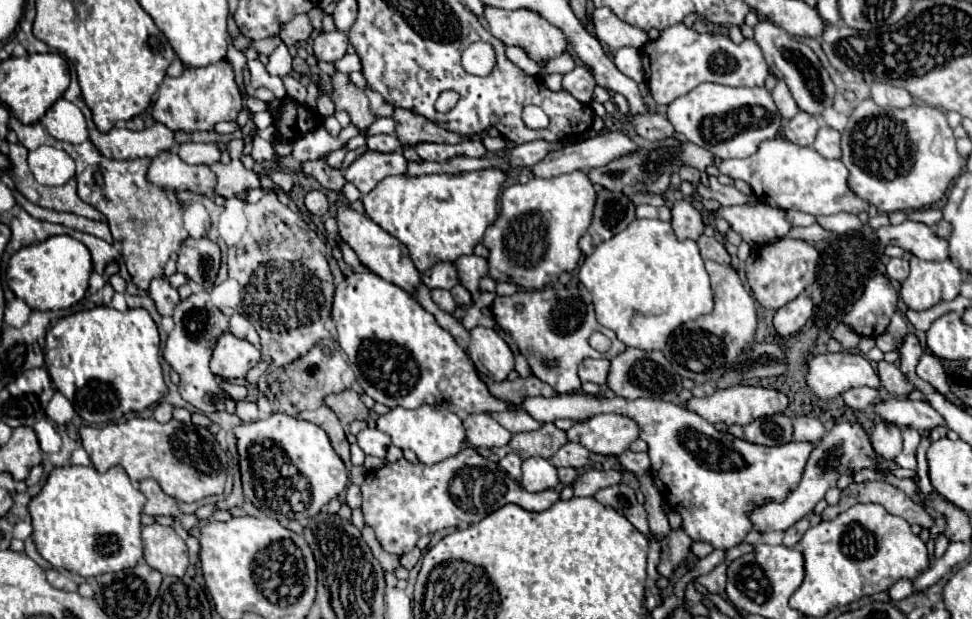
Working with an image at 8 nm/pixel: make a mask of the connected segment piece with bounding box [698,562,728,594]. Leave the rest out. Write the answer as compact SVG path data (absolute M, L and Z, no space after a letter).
M718 564L712 572L704 574L698 578L698 582L708 590L708 592L714 592L714 594L724 594L724 586L726 586L726 564Z

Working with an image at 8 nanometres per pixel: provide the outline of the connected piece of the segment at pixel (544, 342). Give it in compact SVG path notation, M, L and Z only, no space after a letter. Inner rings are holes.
M546 286L542 290L518 290L516 294L512 296L496 296L494 304L492 304L492 316L496 320L496 324L508 332L514 342L518 344L522 356L528 360L530 368L532 368L532 374L536 378L540 378L542 382L548 382L558 394L572 394L572 392L578 392L580 390L580 378L578 378L578 364L584 360L584 358L608 358L612 360L616 354L622 354L626 350L626 346L616 338L616 334L604 326L600 326L596 322L596 314L594 314L594 304L592 304L592 298L590 298L590 292L584 288L584 286L578 286L576 292L572 294L572 298L560 298L556 294L556 290L552 286ZM592 332L602 332L606 334L610 340L612 340L612 348L606 352L606 354L600 354L596 352L590 344L588 344L588 338Z

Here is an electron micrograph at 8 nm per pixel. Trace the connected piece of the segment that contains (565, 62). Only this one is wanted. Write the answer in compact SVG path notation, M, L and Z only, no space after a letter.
M564 52L562 56L558 56L558 58L554 58L554 60L550 60L542 70L540 70L540 78L544 78L544 76L548 76L548 74L568 74L572 70L572 58L570 58L570 54L568 52Z

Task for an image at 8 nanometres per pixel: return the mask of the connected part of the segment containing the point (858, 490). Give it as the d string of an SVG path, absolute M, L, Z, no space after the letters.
M862 482L862 484L850 484L846 490L842 490L842 498L836 506L828 506L822 512L822 520L832 520L844 510L848 510L854 504L874 502L884 506L890 514L904 518L908 524L920 524L922 528L932 528L934 518L924 510L924 506L916 504L910 496L906 496L902 490L898 490L892 484L886 482Z

